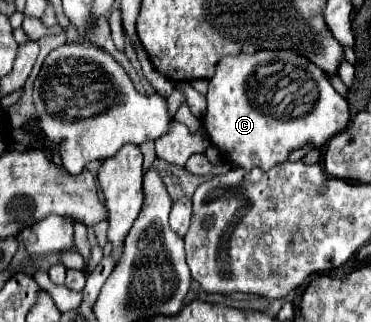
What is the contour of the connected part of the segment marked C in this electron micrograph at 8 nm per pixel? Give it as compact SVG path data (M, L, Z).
M255 51L253 55L229 55L225 59L221 59L221 63L217 63L215 67L215 75L209 79L209 91L207 91L207 111L203 115L203 129L207 131L209 135L209 141L221 151L221 157L225 161L229 161L231 165L235 167L241 167L241 169L253 169L253 167L261 167L263 171L269 171L271 167L275 167L277 163L283 163L287 161L289 153L295 151L295 149L303 149L307 145L315 147L315 149L321 149L331 137L339 135L341 131L347 129L349 125L349 105L345 101L345 97L341 97L329 83L327 75L317 69L315 63L309 63L309 59L305 59L303 55L297 55L295 51Z

